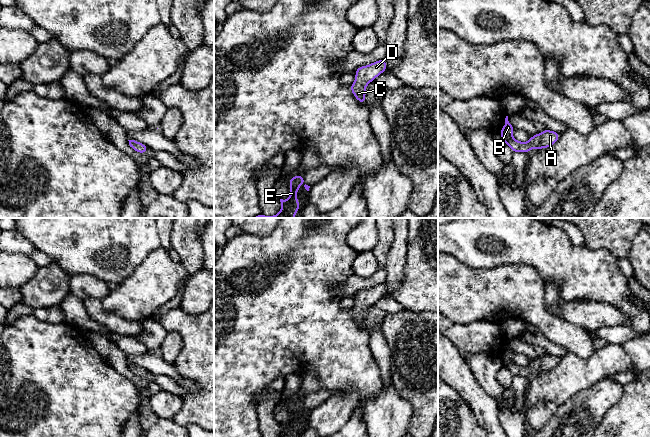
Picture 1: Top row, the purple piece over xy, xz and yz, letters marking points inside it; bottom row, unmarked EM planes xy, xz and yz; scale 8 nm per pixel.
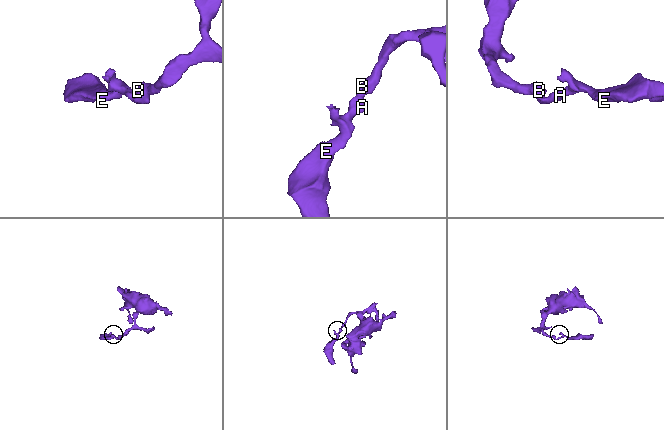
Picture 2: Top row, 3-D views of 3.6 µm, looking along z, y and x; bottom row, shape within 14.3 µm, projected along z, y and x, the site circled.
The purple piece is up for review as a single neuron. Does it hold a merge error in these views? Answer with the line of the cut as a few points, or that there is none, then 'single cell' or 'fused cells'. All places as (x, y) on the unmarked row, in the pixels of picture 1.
cut none; single cell

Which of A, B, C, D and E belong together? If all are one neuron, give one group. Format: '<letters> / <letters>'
A B C D E

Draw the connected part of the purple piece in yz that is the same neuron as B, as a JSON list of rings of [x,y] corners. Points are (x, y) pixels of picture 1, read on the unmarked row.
[[[508,340],[505,342],[505,350],[500,354],[500,359],[513,376],[529,376],[532,372],[542,373],[552,370],[559,362],[560,358],[545,353],[542,357],[531,360],[526,367],[519,366],[512,361],[514,351],[509,347]]]

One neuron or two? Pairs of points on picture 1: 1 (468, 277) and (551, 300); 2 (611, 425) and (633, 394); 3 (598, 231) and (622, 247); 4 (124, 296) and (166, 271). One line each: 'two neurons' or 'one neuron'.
1: two neurons
2: one neuron
3: one neuron
4: one neuron

